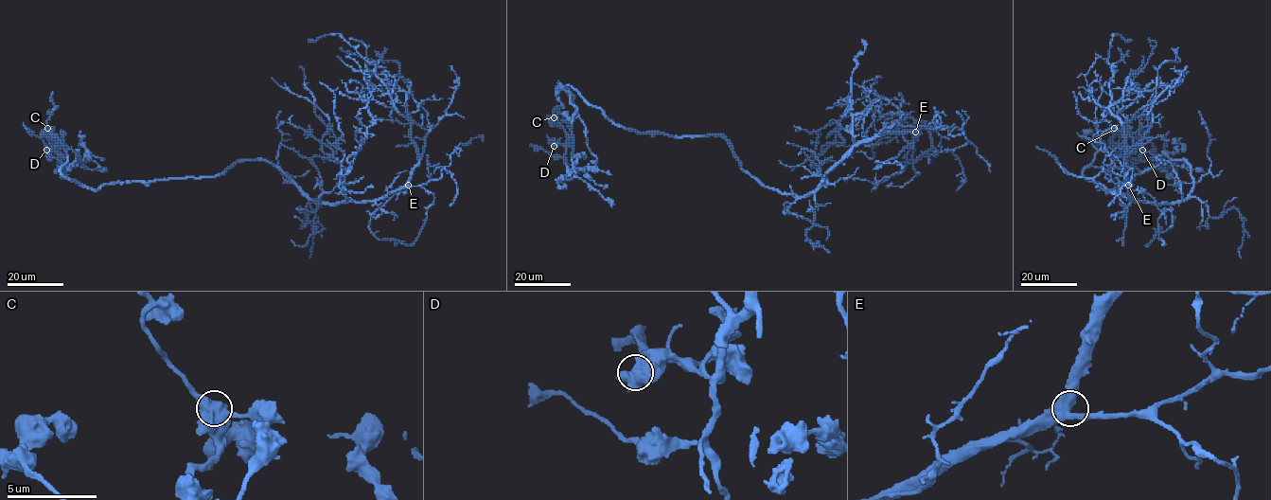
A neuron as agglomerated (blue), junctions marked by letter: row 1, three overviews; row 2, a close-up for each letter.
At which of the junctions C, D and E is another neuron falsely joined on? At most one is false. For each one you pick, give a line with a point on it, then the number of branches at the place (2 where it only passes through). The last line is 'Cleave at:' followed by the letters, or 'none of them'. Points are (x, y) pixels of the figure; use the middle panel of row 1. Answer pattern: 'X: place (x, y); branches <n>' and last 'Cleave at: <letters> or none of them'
Cleave at: none of them

